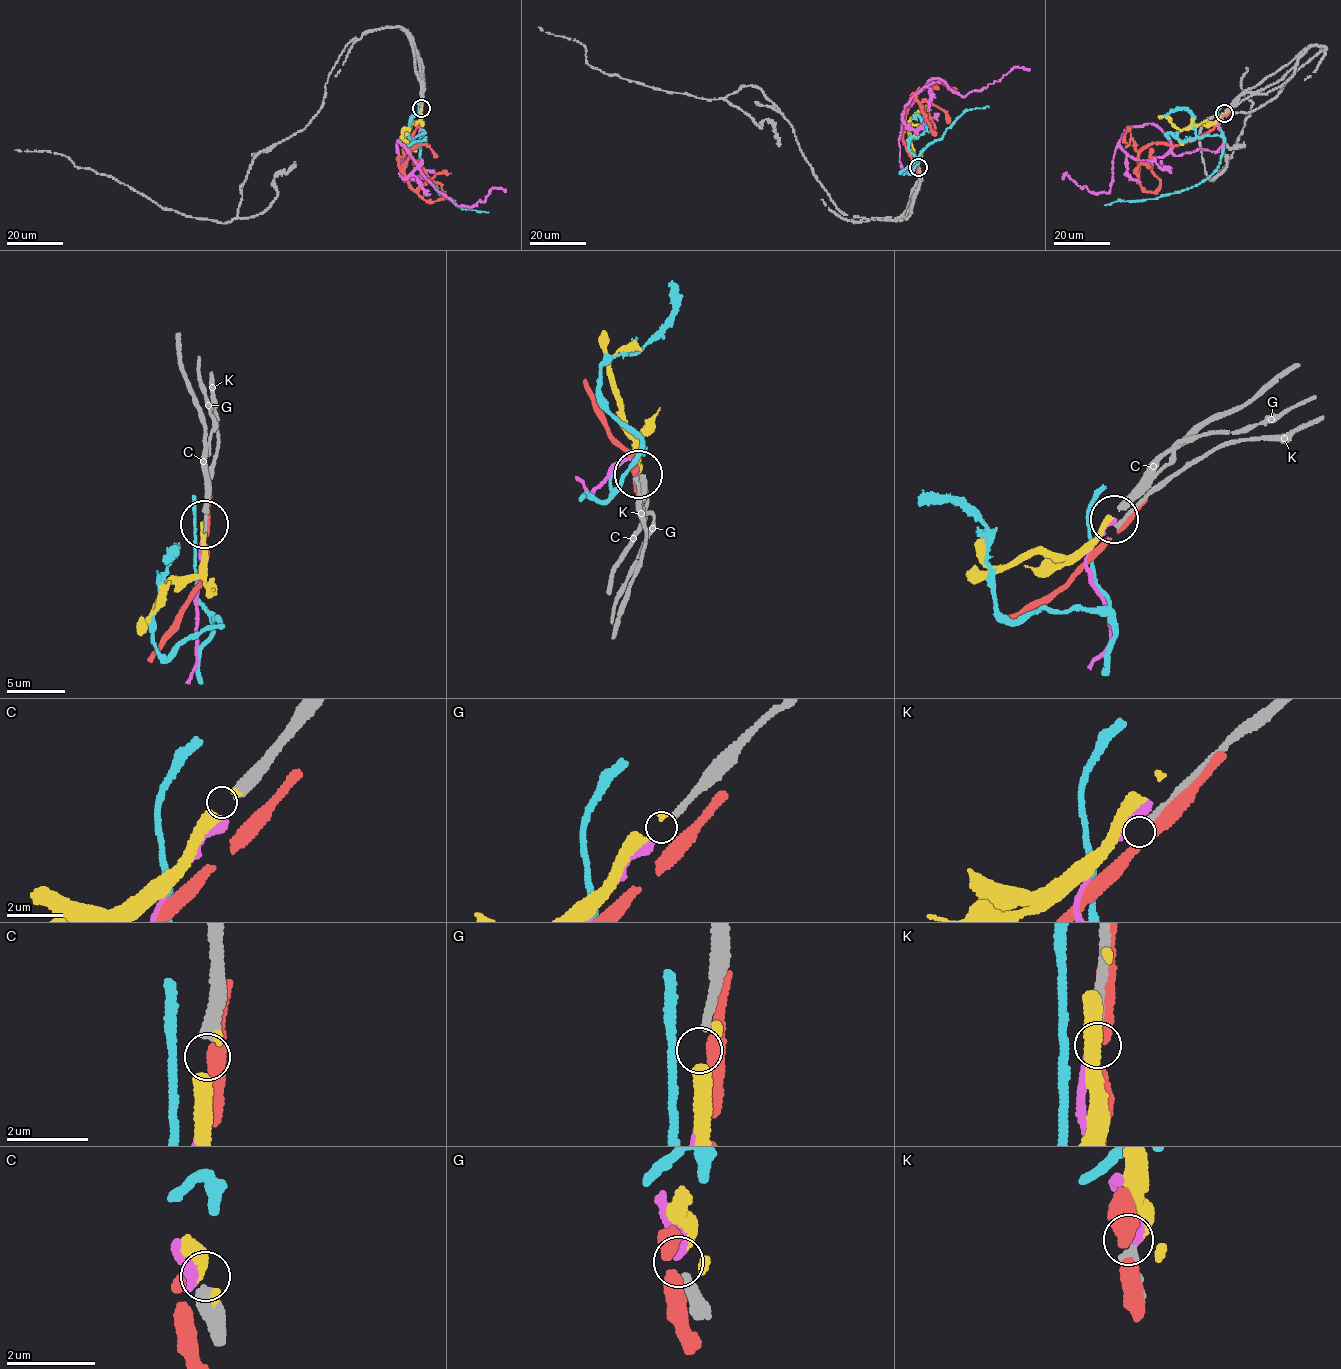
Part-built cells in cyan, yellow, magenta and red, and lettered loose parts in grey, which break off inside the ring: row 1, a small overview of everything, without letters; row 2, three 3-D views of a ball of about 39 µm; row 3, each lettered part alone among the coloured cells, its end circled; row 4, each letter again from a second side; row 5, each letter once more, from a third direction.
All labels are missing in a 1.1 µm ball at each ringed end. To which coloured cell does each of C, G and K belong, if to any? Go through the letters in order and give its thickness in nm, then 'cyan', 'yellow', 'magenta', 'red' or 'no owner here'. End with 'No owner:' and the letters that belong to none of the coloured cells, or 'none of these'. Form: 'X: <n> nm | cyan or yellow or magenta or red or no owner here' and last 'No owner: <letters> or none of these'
C: 380 nm | yellow
G: 190 nm | magenta
K: 220 nm | no owner here
No owner: K

